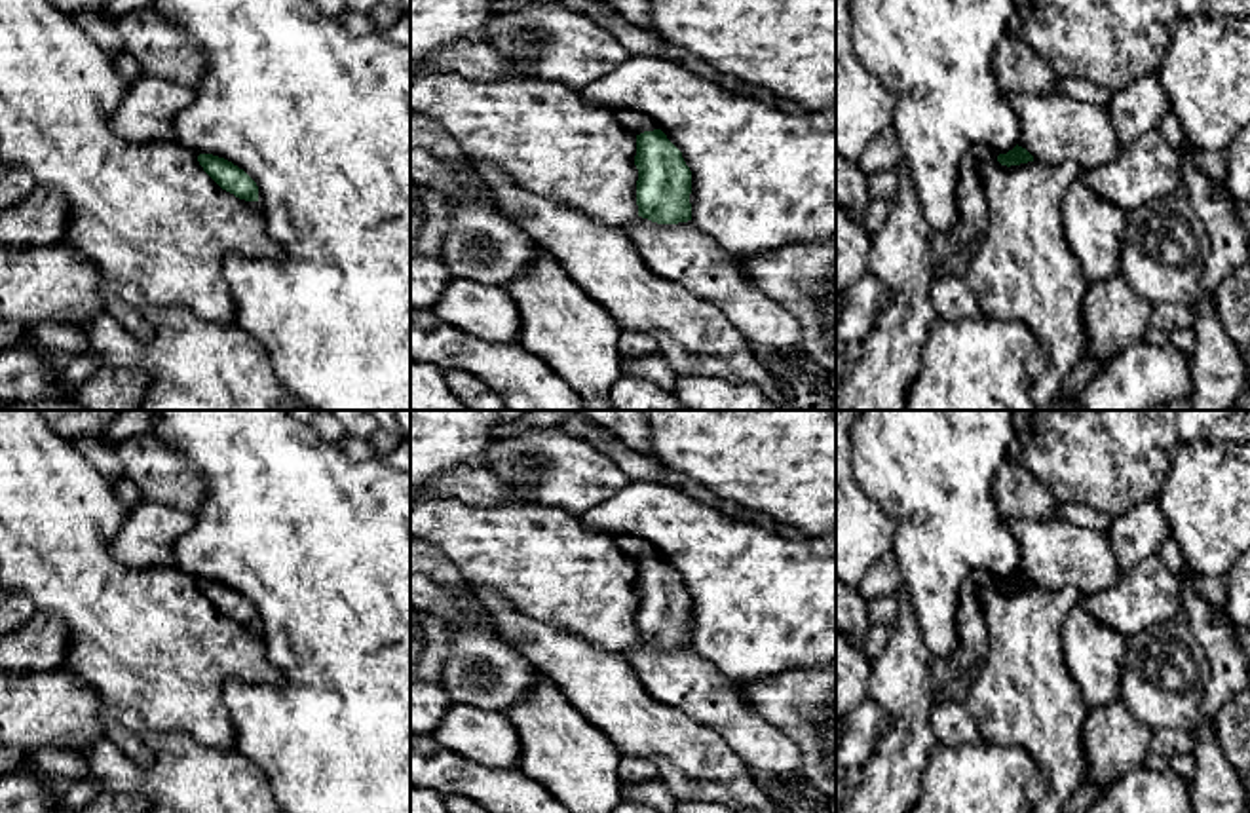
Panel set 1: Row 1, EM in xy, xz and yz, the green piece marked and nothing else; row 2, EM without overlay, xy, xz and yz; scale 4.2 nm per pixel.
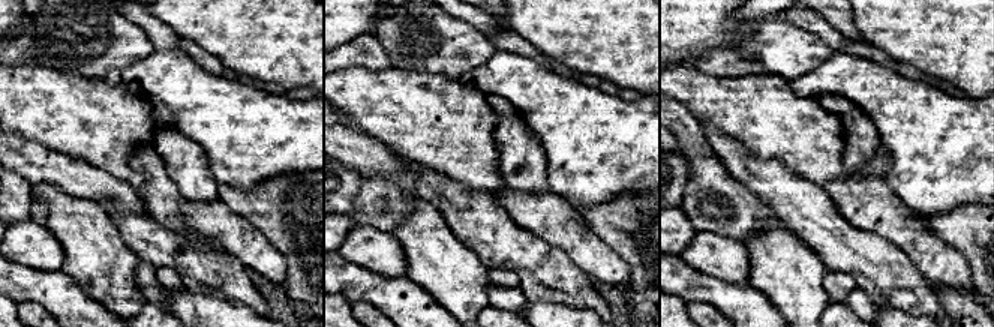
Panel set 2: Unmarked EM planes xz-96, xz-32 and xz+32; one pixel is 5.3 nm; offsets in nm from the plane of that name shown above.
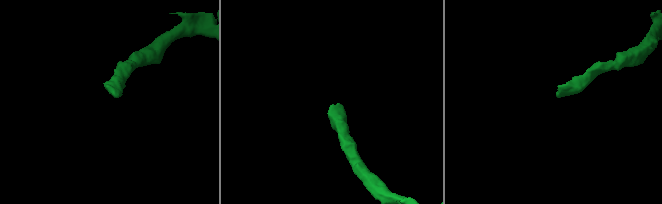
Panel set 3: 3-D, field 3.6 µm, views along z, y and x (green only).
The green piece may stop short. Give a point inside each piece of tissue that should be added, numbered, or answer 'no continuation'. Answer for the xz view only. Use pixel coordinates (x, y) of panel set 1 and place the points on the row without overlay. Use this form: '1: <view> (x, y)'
1: xz (635, 548)

